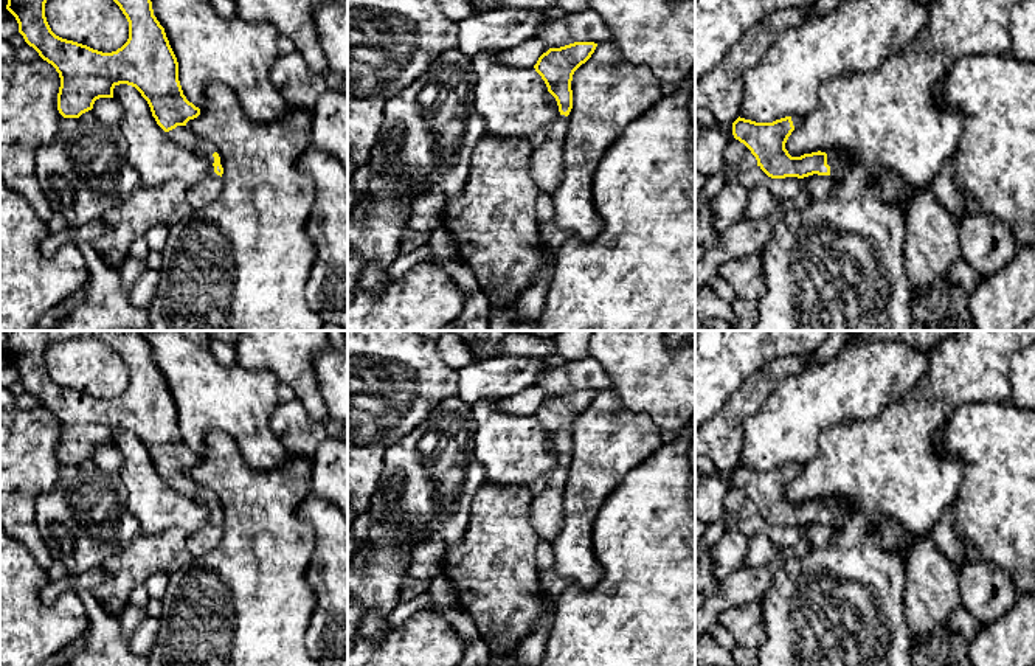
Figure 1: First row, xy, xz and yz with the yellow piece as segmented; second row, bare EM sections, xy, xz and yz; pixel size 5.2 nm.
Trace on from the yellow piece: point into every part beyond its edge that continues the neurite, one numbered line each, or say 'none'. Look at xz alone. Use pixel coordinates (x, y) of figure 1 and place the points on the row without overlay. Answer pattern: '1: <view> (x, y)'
1: xz (546, 514)

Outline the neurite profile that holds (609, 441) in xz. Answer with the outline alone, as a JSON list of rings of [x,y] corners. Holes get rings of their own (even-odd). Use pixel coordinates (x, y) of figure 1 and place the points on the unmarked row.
[[[610,388],[597,391],[591,405],[573,422],[573,456],[563,491],[563,526],[552,540],[556,571],[573,585],[593,588],[604,576],[593,550],[596,517],[608,495],[622,483],[624,477],[649,461],[661,447],[661,428],[647,413],[627,410],[621,397]]]

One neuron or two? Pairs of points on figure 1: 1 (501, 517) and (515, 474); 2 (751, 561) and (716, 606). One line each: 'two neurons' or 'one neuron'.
1: two neurons
2: two neurons

